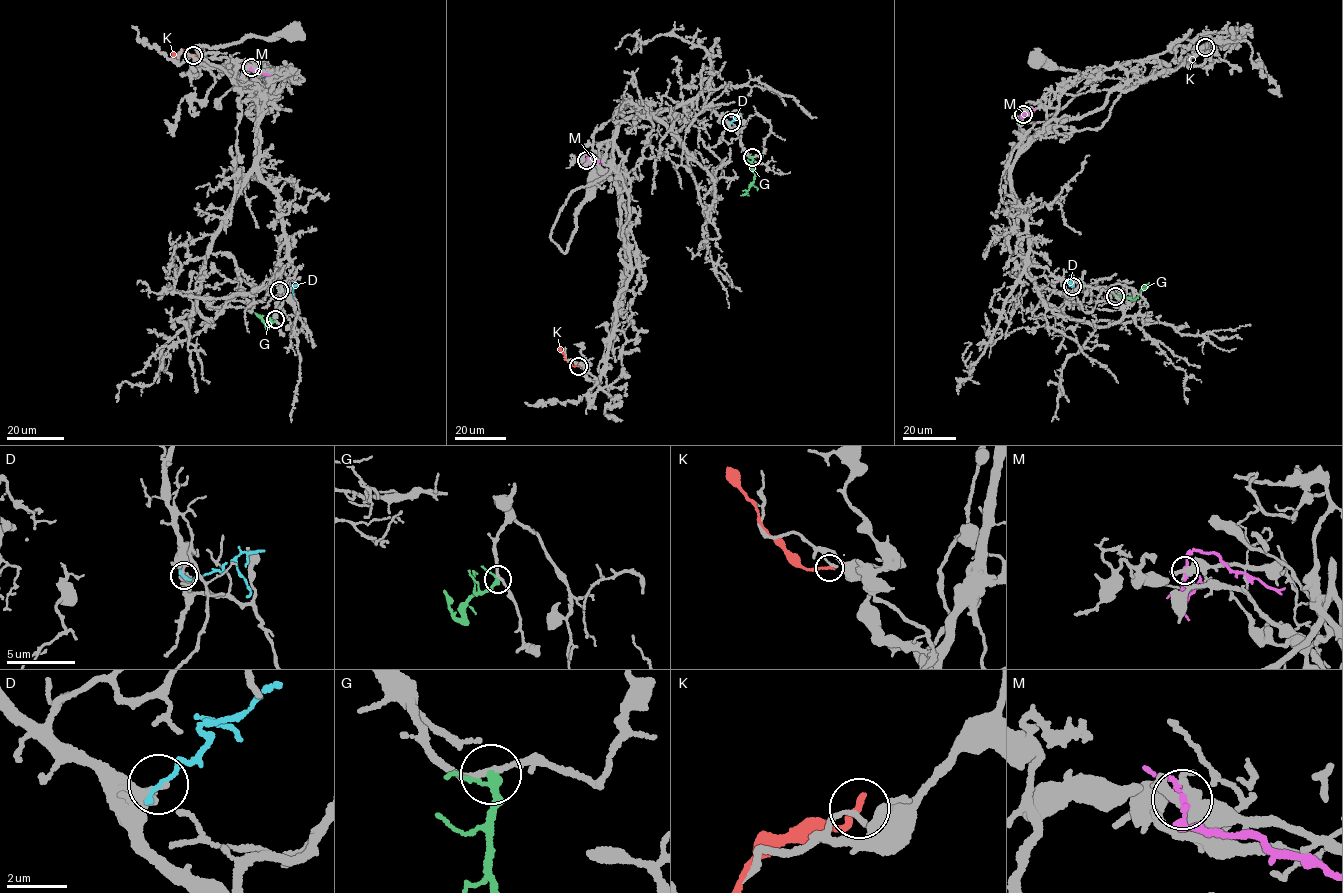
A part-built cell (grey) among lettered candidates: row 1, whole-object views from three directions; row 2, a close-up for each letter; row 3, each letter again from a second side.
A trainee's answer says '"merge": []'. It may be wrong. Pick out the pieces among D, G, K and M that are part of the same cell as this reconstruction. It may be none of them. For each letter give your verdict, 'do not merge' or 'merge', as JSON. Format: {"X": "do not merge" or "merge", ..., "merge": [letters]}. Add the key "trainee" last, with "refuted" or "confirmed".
{"D": "do not merge", "G": "merge", "K": "do not merge", "M": "do not merge", "merge": ["G"], "trainee": "refuted"}

